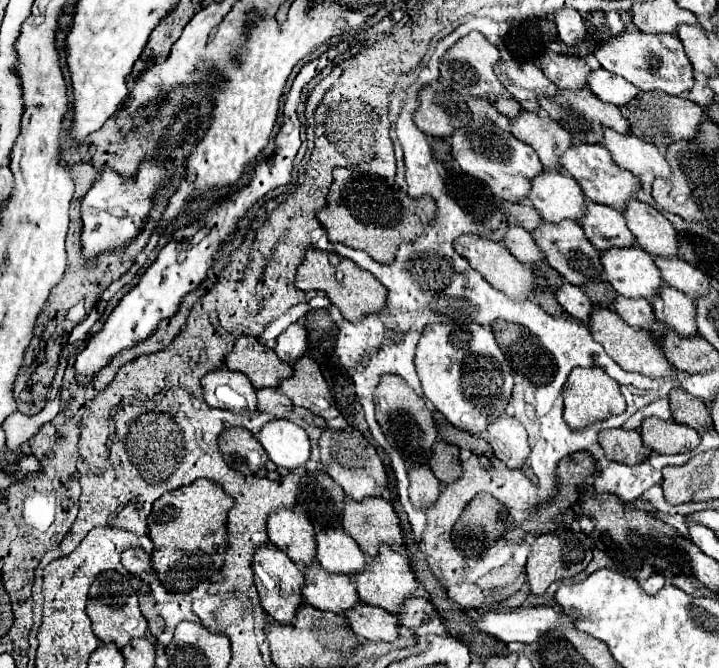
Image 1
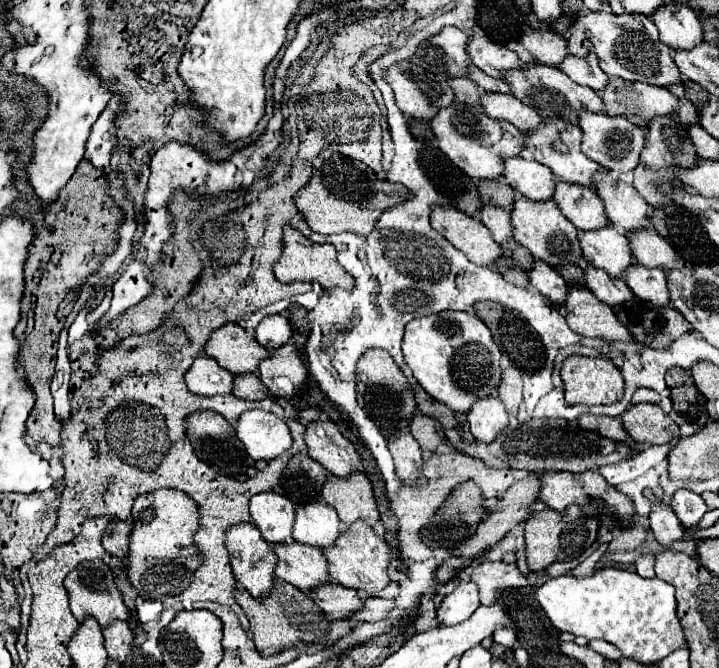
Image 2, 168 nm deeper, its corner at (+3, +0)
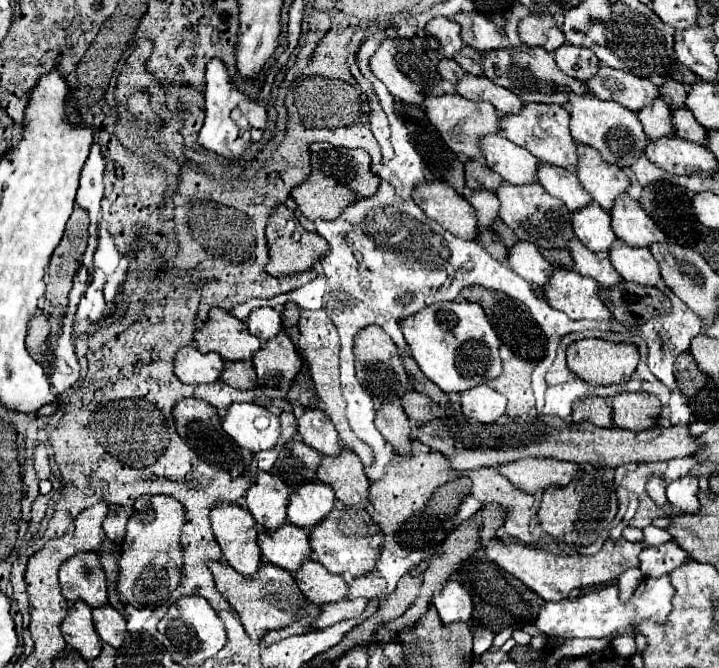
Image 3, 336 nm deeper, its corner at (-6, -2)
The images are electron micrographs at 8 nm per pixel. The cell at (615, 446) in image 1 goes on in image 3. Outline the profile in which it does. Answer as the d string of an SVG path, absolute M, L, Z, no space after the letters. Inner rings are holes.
M589 398L585 402L577 402L573 408L573 422L591 422L595 426L613 428L611 404L603 398Z

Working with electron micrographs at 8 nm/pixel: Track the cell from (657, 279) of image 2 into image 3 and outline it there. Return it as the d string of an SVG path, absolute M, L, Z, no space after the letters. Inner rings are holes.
M615 242L609 260L625 282L635 282L639 286L657 286L661 280L659 264L647 248L631 248L623 242Z

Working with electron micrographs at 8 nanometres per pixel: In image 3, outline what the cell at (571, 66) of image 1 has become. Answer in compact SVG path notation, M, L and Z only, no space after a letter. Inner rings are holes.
M527 16L525 20L519 22L519 38L523 44L535 48L541 46L545 48L549 54L553 54L559 46L565 44L563 32L557 26L553 16Z

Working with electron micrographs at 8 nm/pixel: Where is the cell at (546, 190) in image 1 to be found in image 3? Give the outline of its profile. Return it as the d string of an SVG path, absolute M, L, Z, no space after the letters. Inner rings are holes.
M499 134L479 140L479 146L483 150L487 166L497 172L505 182L515 186L537 182L537 168L541 160L531 156L525 148L513 144Z

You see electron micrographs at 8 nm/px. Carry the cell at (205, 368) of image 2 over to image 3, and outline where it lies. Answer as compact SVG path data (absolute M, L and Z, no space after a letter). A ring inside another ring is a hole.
M187 346L175 356L175 374L185 384L209 384L219 382L223 372L223 358L217 352L201 354L199 350Z

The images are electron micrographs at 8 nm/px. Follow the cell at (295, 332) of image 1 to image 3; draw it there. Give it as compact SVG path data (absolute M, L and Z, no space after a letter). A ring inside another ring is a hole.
M259 308L253 310L249 316L249 324L247 324L249 332L253 336L257 336L261 342L269 342L271 338L275 338L275 334L279 334L283 330L281 324L281 314L273 308Z

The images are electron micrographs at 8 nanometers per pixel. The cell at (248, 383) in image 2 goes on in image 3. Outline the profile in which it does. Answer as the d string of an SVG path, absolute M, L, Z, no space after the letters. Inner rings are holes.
M227 362L221 382L239 390L253 390L257 388L257 374L251 362Z

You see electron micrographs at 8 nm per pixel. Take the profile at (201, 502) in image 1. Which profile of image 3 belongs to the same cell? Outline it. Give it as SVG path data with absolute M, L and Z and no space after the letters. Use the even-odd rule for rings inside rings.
M139 496L135 500L133 516L127 522L123 554L119 558L121 576L119 576L117 588L125 604L131 604L135 608L141 608L141 606L157 608L171 598L169 592L175 592L179 588L179 582L183 580L183 546L179 546L179 534L181 534L183 522L185 522L185 506L171 496Z

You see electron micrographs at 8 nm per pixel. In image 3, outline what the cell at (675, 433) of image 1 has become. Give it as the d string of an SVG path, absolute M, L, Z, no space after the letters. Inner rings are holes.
M621 392L611 398L615 426L631 432L651 430L657 426L661 402L647 392Z

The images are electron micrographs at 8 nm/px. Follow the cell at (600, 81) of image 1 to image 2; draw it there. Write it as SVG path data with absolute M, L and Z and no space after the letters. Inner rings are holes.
M590 52L586 58L578 58L578 56L566 56L566 60L560 62L558 66L570 80L574 80L576 84L588 86L592 90L602 90L608 84L608 76L602 72L594 52Z

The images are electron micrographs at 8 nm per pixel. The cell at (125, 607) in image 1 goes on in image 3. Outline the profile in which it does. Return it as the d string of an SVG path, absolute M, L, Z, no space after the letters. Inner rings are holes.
M79 552L59 568L61 592L69 602L83 600L91 608L109 604L105 570L97 552Z

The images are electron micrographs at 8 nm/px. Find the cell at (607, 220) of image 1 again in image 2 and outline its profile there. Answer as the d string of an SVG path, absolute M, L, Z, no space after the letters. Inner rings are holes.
M556 180L554 202L578 230L604 228L608 224L600 196L588 186Z

